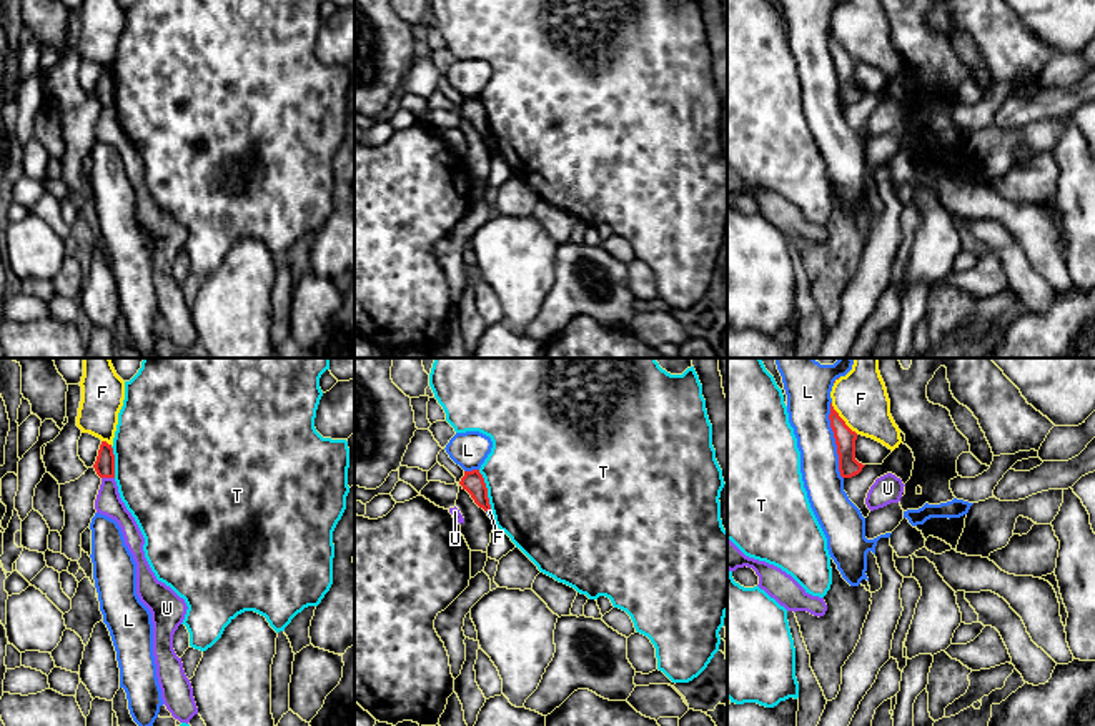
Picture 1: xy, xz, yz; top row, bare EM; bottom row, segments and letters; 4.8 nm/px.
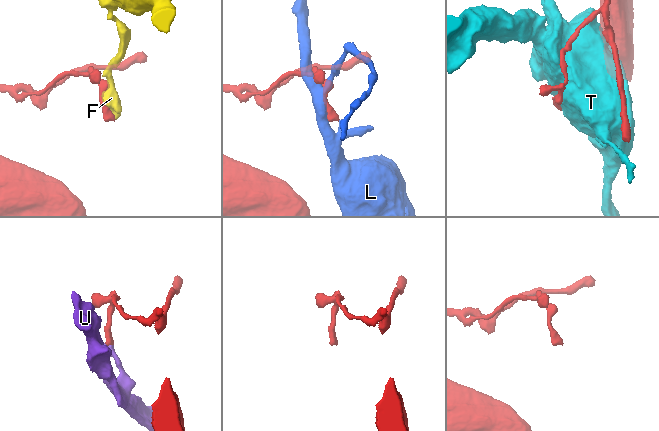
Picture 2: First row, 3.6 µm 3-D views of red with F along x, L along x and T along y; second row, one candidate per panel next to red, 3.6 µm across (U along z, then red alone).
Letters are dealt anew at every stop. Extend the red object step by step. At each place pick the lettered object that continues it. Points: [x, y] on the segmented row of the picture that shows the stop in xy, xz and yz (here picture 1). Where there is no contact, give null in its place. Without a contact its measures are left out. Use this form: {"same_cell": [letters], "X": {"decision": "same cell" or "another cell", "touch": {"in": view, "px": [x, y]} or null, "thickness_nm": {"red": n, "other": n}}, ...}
{"same_cell": [], "F": {"decision": "another cell", "touch": {"in": "yz", "px": [842, 420]}, "thickness_nm": {"red": 100, "other": 260}}, "L": {"decision": "another cell", "touch": {"in": "yz", "px": [836, 440]}, "thickness_nm": {"red": 100, "other": 220}}, "T": {"decision": "another cell", "touch": {"in": "xz", "px": [486, 490]}, "thickness_nm": {"red": 110, "other": 500}}, "U": {"decision": "another cell", "touch": {"in": "xy", "px": [109, 477]}, "thickness_nm": {"red": 100, "other": 120}}}

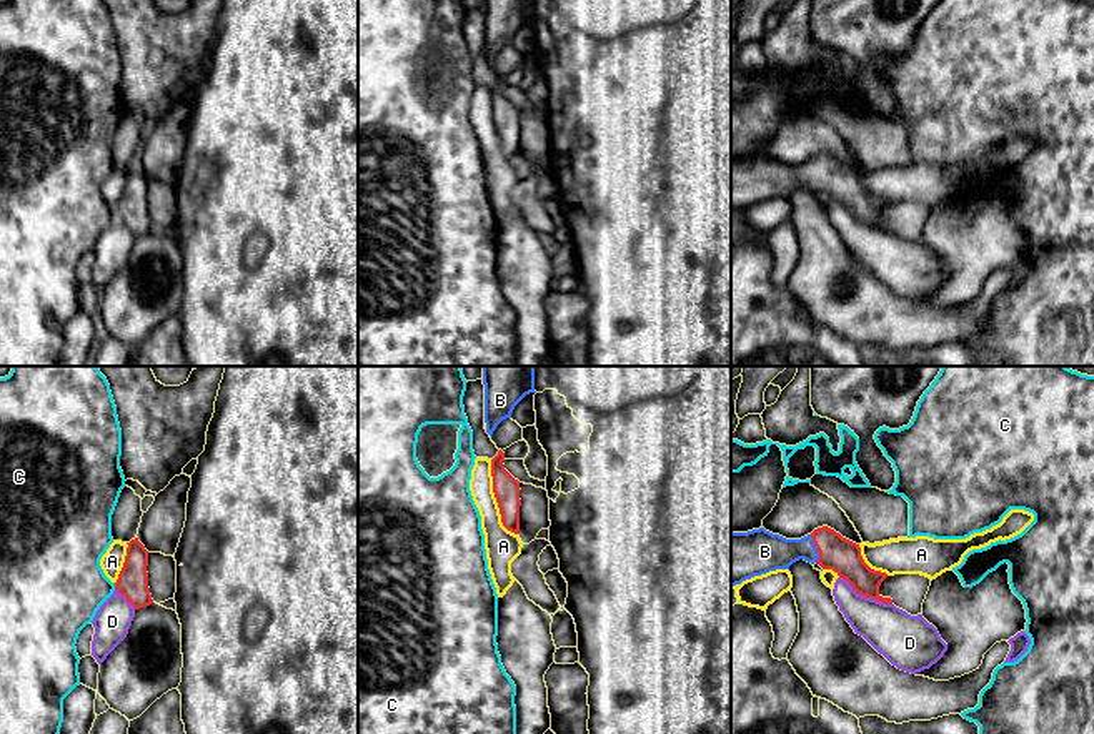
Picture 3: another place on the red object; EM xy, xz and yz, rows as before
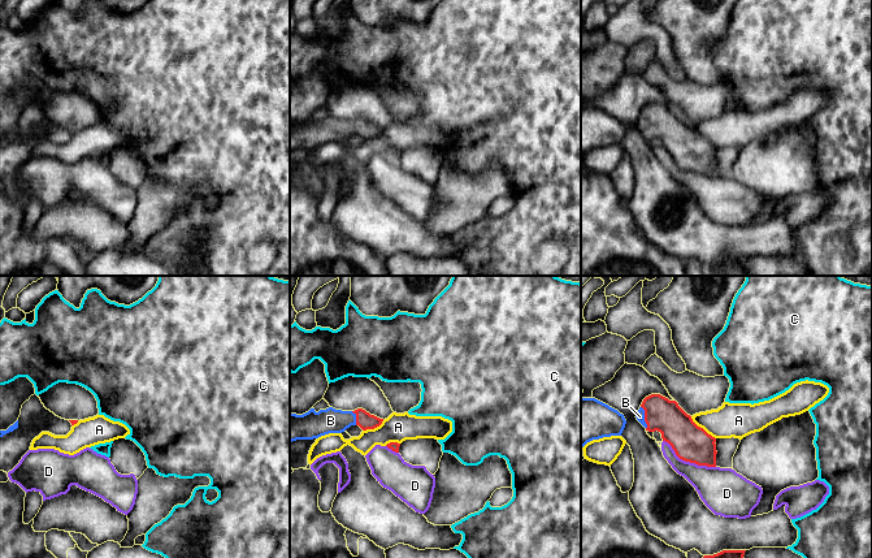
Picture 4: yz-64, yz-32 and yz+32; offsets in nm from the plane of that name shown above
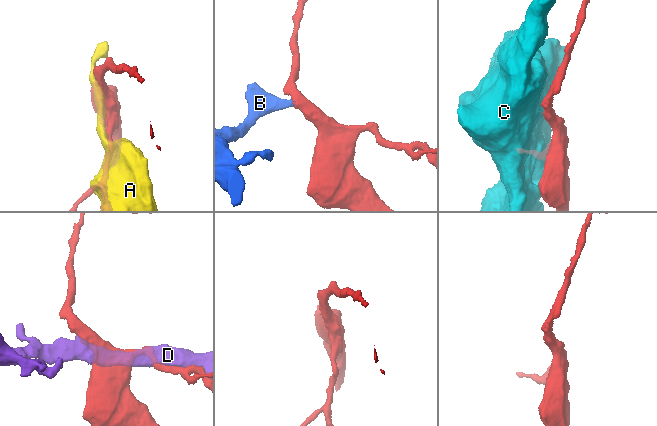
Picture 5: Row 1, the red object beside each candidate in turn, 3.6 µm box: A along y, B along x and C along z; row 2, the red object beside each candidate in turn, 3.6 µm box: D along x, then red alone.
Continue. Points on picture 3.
{"same_cell": ["B"], "A": {"decision": "another cell", "touch": {"in": "xz", "px": [497, 500]}, "thickness_nm": {"red": 130, "other": 160}}, "B": {"decision": "same cell", "touch": {"in": "yz", "px": [816, 548]}, "thickness_nm": {"red": 170, "other": 190}}, "C": {"decision": "another cell", "touch": {"in": "xy", "px": [115, 586]}, "thickness_nm": {"red": 150, "other": 400}}, "D": {"decision": "another cell", "touch": {"in": "yz", "px": [866, 596]}, "thickness_nm": {"red": 170, "other": 240}}}

